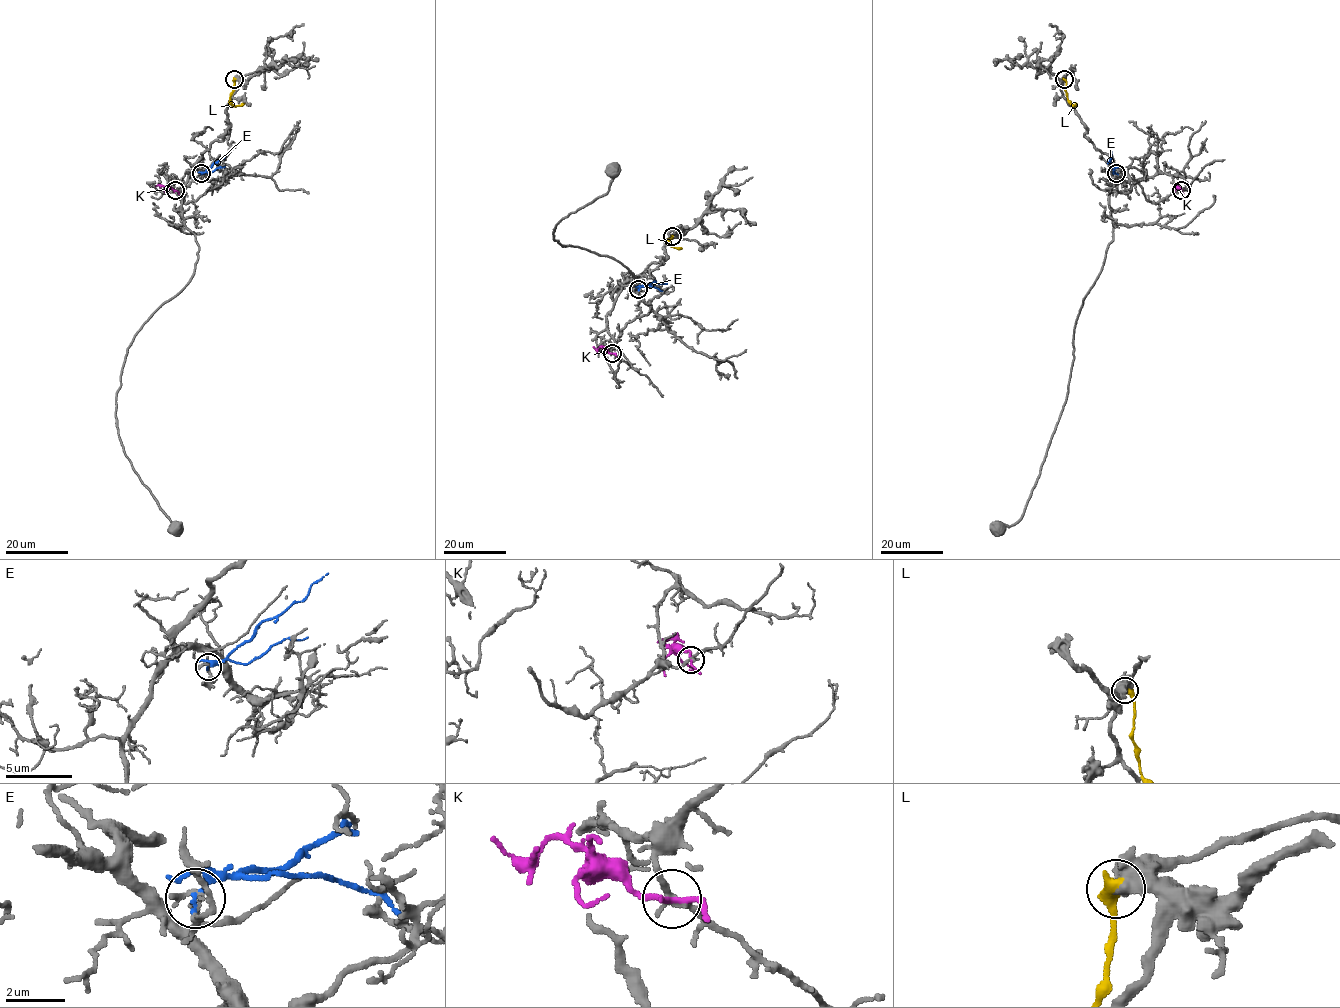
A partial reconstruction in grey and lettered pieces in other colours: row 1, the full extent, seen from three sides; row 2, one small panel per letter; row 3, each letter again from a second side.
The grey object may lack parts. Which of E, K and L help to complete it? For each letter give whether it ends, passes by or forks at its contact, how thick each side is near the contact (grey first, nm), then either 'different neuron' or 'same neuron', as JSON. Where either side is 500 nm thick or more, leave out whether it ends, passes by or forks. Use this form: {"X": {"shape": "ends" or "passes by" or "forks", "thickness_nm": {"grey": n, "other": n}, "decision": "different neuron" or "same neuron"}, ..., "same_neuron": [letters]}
{"E": {"shape": "ends", "thickness_nm": {"grey": 170, "other": 220}, "decision": "different neuron"}, "K": {"shape": "passes by", "thickness_nm": {"grey": 240, "other": 190}, "decision": "different neuron"}, "L": {"thickness_nm": {"grey": 650, "other": 550}, "decision": "different neuron"}, "same_neuron": []}

